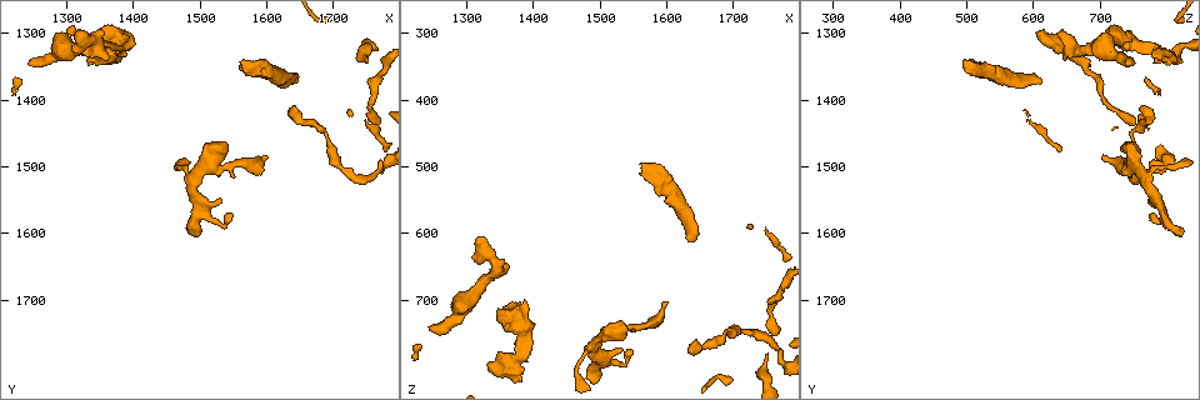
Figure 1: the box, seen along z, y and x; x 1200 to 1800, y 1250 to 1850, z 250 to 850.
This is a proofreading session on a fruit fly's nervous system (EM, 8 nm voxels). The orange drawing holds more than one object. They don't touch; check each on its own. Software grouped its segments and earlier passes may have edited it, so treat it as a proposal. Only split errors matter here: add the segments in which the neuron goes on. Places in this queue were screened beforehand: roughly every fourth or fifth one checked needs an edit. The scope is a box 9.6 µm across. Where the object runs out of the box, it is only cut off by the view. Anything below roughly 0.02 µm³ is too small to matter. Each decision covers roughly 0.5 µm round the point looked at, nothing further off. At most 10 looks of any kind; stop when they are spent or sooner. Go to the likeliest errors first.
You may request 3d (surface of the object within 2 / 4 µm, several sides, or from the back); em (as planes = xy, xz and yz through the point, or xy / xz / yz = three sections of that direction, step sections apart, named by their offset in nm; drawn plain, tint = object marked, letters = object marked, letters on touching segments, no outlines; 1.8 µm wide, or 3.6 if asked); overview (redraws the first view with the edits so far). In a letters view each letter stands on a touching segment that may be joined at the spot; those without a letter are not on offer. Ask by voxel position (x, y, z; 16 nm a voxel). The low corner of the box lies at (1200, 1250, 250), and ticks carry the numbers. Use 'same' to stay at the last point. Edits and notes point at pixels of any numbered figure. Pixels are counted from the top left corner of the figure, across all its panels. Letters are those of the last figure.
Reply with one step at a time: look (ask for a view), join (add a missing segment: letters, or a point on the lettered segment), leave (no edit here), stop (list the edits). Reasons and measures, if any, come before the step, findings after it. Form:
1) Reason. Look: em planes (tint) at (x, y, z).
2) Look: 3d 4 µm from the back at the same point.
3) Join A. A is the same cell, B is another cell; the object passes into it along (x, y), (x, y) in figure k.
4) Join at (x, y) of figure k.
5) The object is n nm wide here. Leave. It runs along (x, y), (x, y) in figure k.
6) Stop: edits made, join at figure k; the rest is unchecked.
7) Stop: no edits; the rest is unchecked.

Free end. Look: em planes (letters) at (1320, 1300, 605).

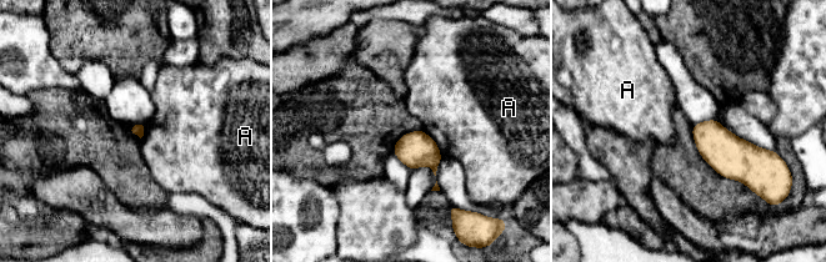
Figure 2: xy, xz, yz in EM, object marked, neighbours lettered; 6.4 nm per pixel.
Leave. A is another cell; a border runs along (421, 129), (436, 142), (442, 156) in figure 2; none of them fits.

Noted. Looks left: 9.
An open end. Look: em yz step 4 (tint) at (1600, 1485, 700).

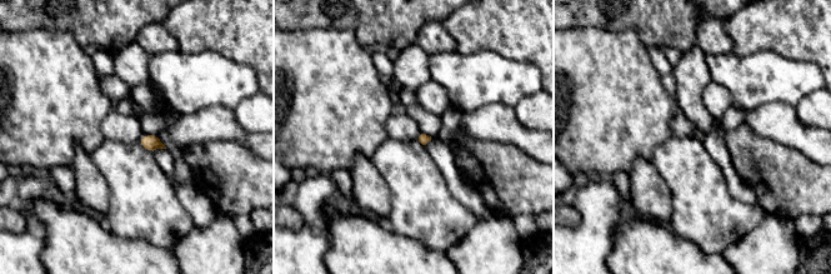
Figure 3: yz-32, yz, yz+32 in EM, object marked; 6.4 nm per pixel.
Look: em xz step 8 (letters) at the same point.

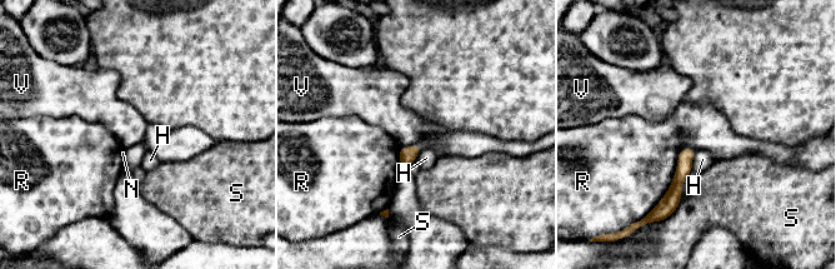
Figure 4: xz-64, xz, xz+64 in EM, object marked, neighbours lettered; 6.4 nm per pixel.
The object is 100 nm wide here; the longest contact is with R, 500 nm. Leave. H, N, R, S and V are other cells; none of them fits.

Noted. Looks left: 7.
An open end. Look: em xz step 4 (letters) at (1645, 1370, 610).

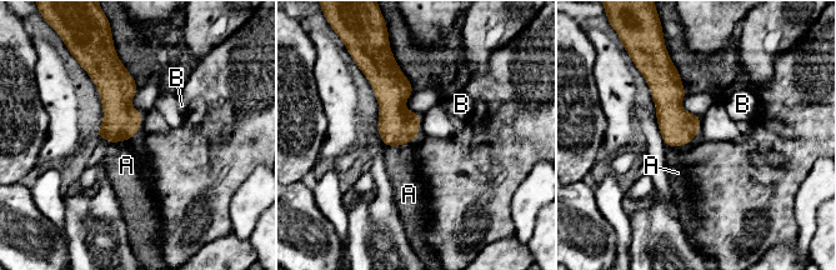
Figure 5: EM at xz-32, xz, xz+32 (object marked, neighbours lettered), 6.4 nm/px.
Cut it another way. Look: em planes (letters) at the same point.

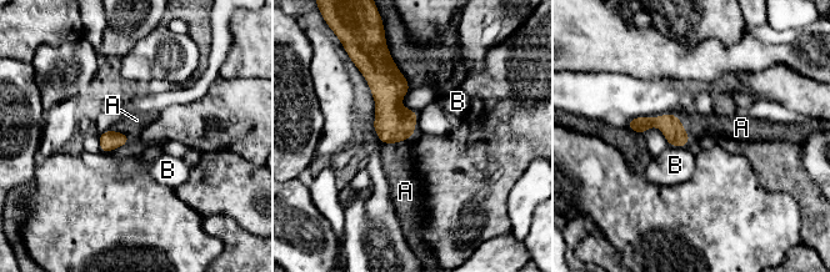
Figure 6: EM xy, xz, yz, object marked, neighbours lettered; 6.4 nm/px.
Join at (396, 159) of figure 6. A is the same cell, B is another cell; the neuron continues.

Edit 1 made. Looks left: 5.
An open end. Look: em planes (plain) at (1530, 1550, 775).

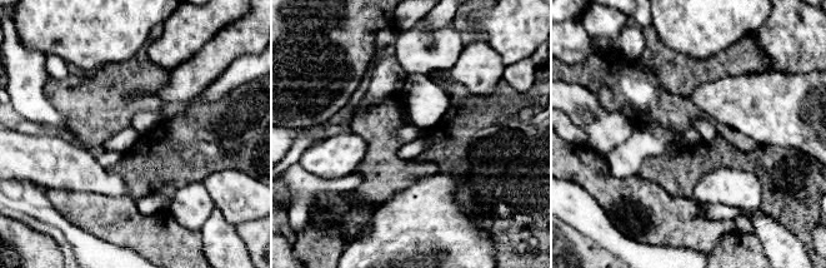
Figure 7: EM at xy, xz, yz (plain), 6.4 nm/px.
Look: em planes (letters) at the same point.

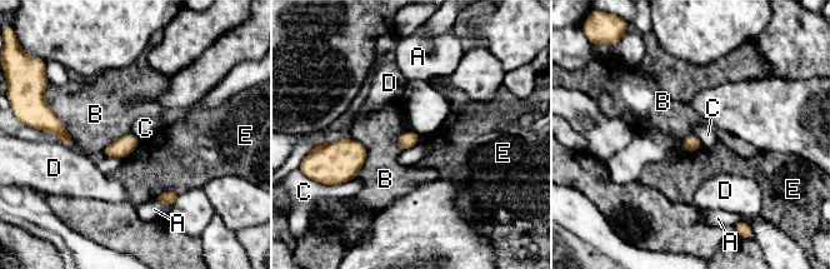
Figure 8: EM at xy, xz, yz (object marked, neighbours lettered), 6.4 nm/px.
Leave. A, B, C, D and E are other cells; a border runs along (420, 135), (411, 147), (403, 152) in figure 8; no lettered segment goes on from it.

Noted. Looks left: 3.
Stop: edits made, join at figure 6; the rest is unchecked.

